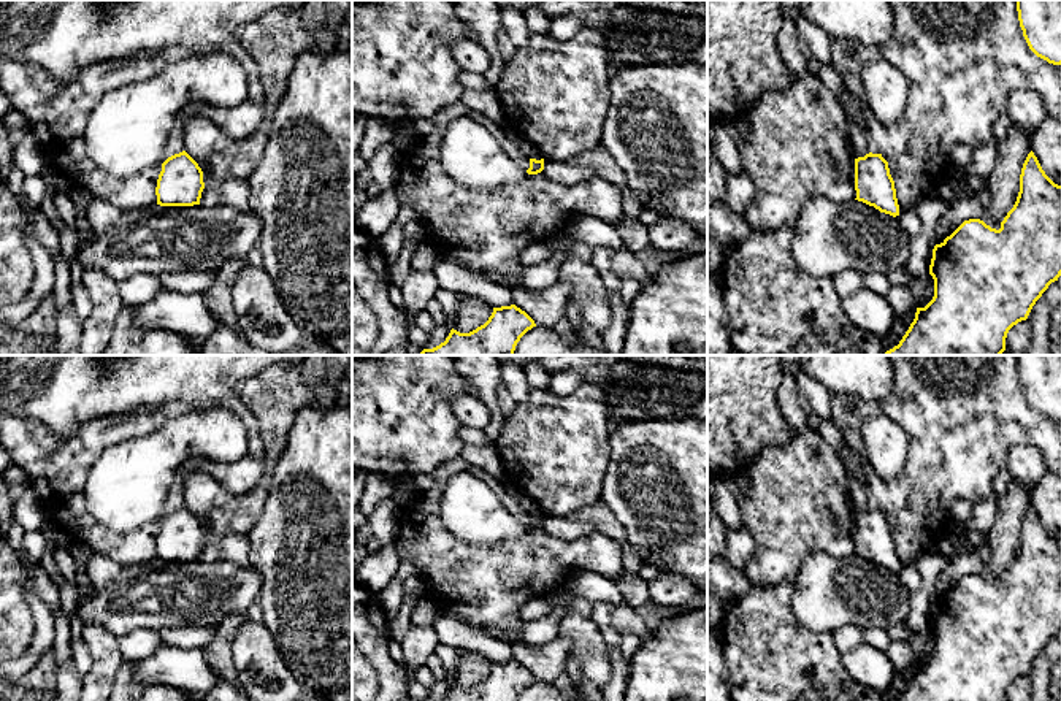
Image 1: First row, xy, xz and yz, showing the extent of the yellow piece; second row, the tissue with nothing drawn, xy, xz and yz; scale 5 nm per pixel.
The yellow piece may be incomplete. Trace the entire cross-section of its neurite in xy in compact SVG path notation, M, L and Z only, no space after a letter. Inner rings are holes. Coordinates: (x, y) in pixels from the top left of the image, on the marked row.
M186 152L174 154L162 163L155 195L160 206L200 205L205 189L203 171Z

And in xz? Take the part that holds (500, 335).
M515 305L493 308L488 320L469 333L450 330L444 343L419 355L514 355L520 338L536 327Z

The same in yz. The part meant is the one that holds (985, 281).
M1032 151L1021 168L1017 201L1001 228L991 228L980 219L964 220L934 246L929 274L934 279L933 300L917 308L909 330L885 355L1001 355L1009 330L1028 319L1036 301L1061 276L1061 186L1045 174Z

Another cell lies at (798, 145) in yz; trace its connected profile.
M807 73L785 90L761 94L745 116L749 138L741 147L741 160L755 193L744 219L752 232L793 228L806 201L817 193L837 203L856 198L847 113L817 76Z

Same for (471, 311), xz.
M458 293L457 319L452 328L460 333L469 333L484 325L492 312L493 306L484 300L473 295Z

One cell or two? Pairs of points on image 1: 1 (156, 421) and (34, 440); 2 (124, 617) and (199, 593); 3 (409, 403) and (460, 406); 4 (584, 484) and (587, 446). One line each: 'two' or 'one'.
1: one
2: one
3: two
4: one

